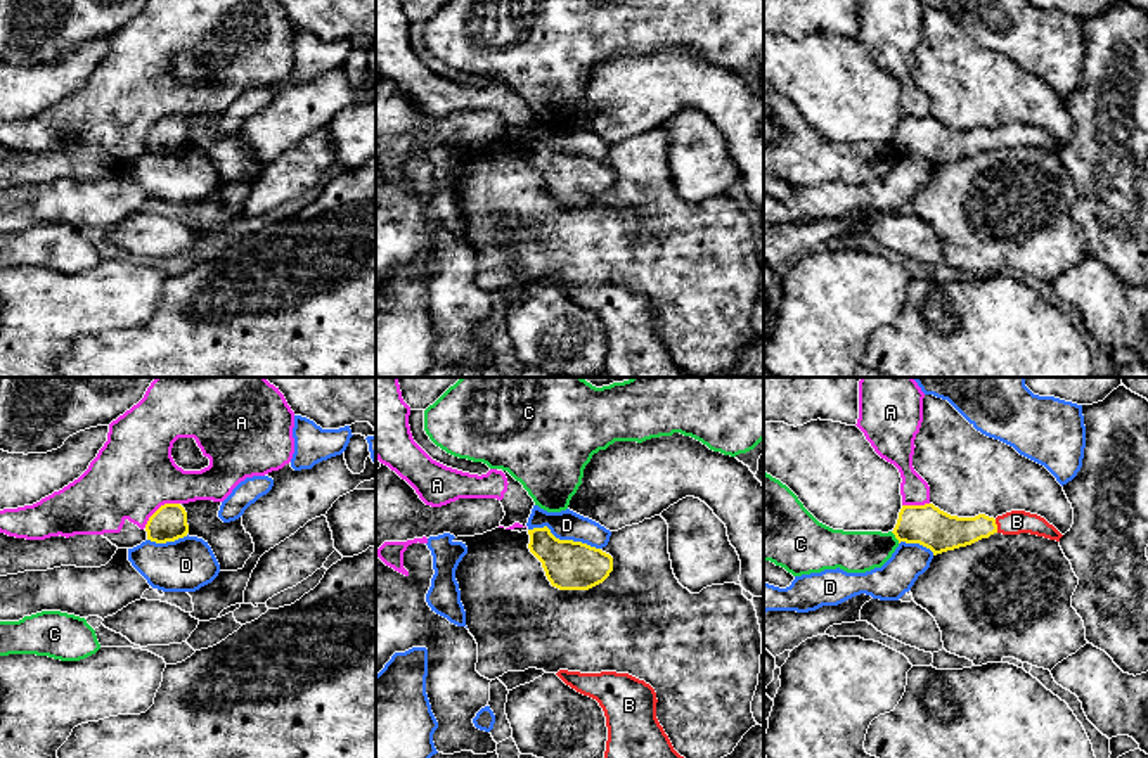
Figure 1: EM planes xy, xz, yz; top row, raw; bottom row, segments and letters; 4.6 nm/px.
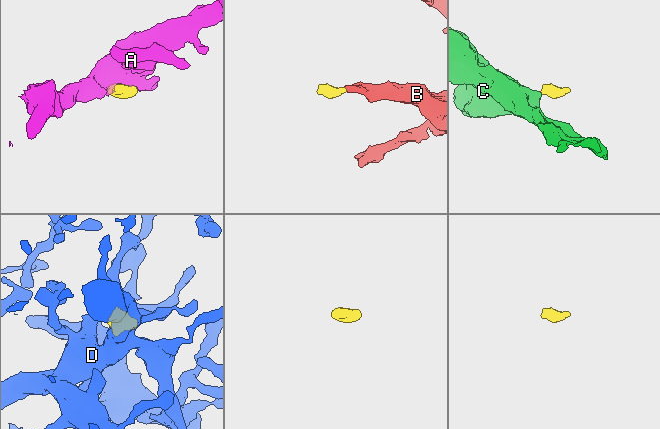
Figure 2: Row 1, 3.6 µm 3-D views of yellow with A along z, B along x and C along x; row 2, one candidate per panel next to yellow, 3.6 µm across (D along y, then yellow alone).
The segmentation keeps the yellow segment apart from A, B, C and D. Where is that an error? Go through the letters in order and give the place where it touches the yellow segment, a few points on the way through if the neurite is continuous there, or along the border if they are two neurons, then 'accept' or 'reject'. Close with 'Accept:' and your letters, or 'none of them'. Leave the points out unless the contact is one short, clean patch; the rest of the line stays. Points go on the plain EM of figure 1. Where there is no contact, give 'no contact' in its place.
A: xy (160, 120) | reject
B: yz (996, 139) | accept
C: yz (896, 149) | along yz (890, 144), (899, 154) | reject
D: xz (565, 153) | along xz (528, 141), (546, 139), (560, 151), (580, 153), (599, 161) | reject
Accept: B

